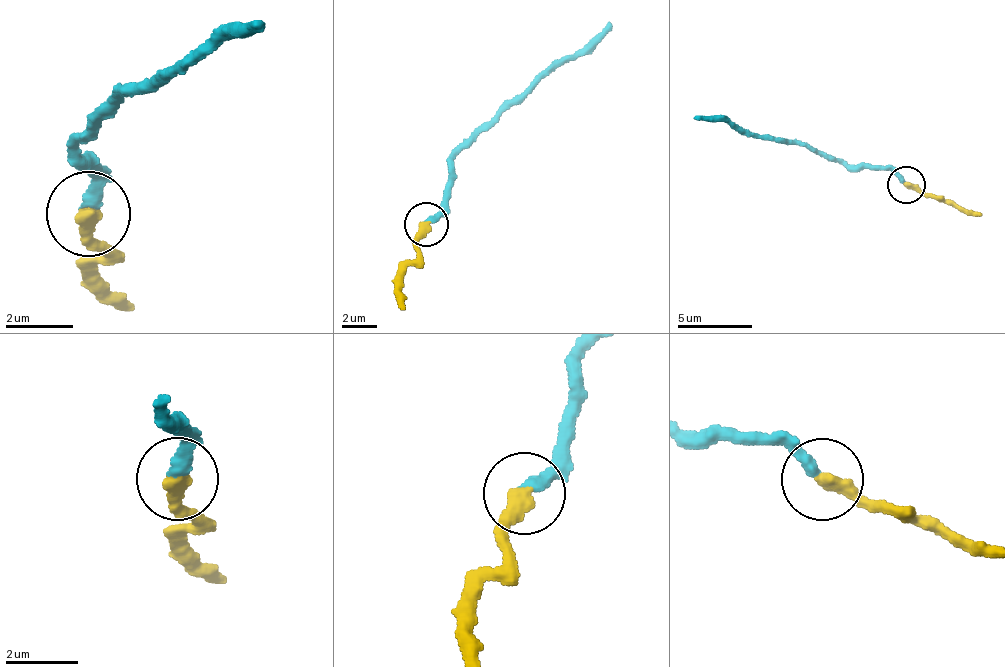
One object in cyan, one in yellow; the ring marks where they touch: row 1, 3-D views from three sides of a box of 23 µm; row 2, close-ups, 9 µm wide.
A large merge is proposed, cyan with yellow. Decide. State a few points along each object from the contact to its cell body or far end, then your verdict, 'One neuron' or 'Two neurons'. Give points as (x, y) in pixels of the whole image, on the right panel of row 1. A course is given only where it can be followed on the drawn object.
Course of cyan: (906, 183), (886, 168), (848, 169), (800, 144), (694, 115). Course of yellow: (906, 183), (981, 214). One neuron

